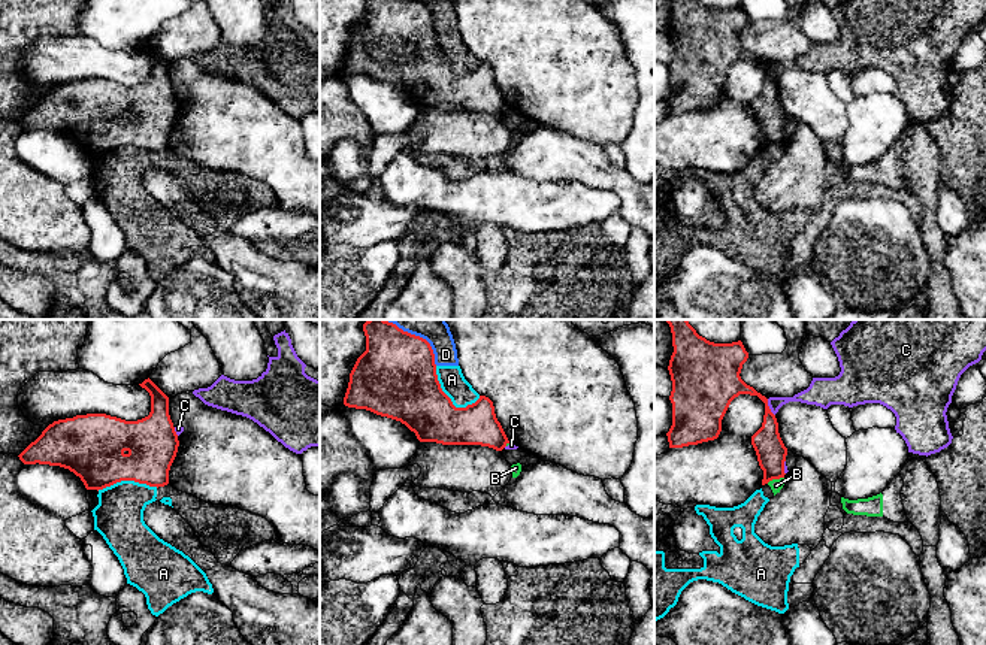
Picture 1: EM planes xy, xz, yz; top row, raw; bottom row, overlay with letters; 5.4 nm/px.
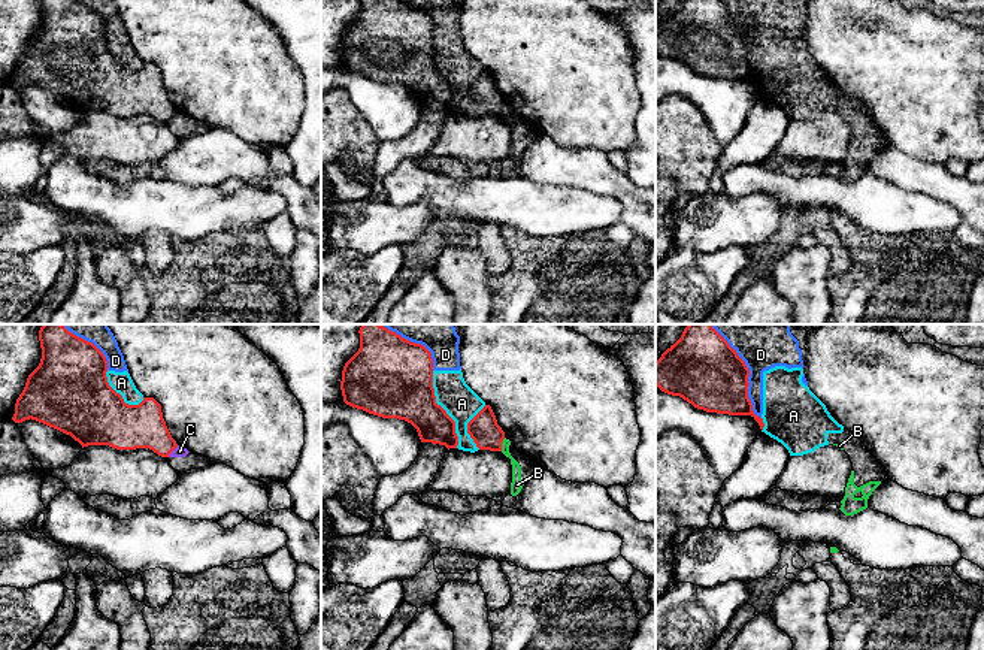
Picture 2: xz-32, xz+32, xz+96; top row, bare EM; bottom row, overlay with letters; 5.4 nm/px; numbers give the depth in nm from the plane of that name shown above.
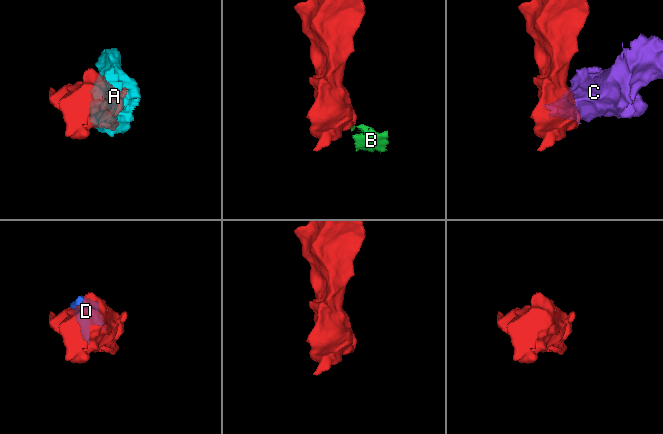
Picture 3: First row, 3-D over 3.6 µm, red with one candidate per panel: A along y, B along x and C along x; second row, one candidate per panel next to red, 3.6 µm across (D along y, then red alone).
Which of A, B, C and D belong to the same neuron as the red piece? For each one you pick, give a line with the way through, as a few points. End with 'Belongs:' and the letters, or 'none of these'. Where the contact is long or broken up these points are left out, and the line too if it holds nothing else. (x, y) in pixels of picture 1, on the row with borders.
Belongs: none of these

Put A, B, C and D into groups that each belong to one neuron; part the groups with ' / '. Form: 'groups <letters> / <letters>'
groups A B D / C

